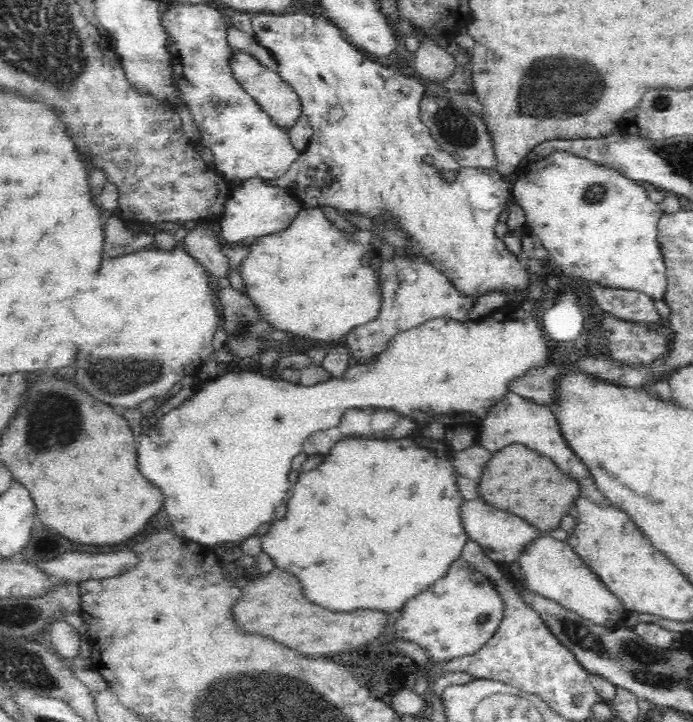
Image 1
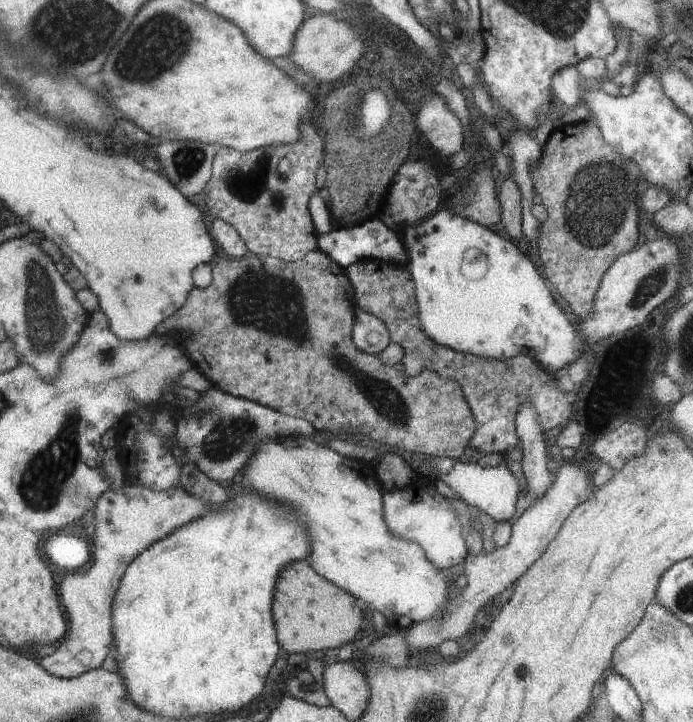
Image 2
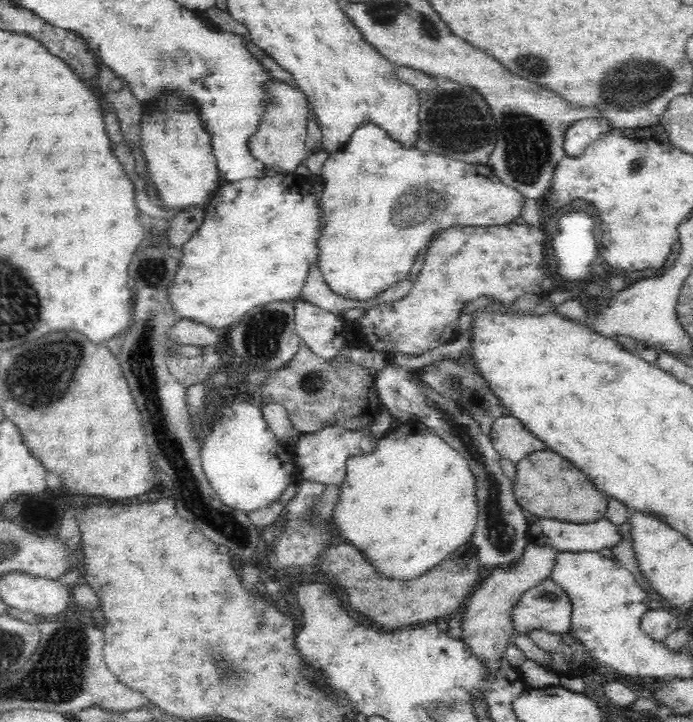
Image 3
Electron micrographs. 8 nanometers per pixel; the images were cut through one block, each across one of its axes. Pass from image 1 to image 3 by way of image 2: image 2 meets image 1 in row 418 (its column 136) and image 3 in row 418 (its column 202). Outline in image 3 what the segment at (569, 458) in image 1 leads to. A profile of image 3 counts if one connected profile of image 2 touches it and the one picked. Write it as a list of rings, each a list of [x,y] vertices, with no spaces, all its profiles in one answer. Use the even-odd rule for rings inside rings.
[[[507,413],[496,419],[490,438],[501,459],[506,458],[516,464],[524,456],[546,448],[542,441],[534,437],[522,422]]]

